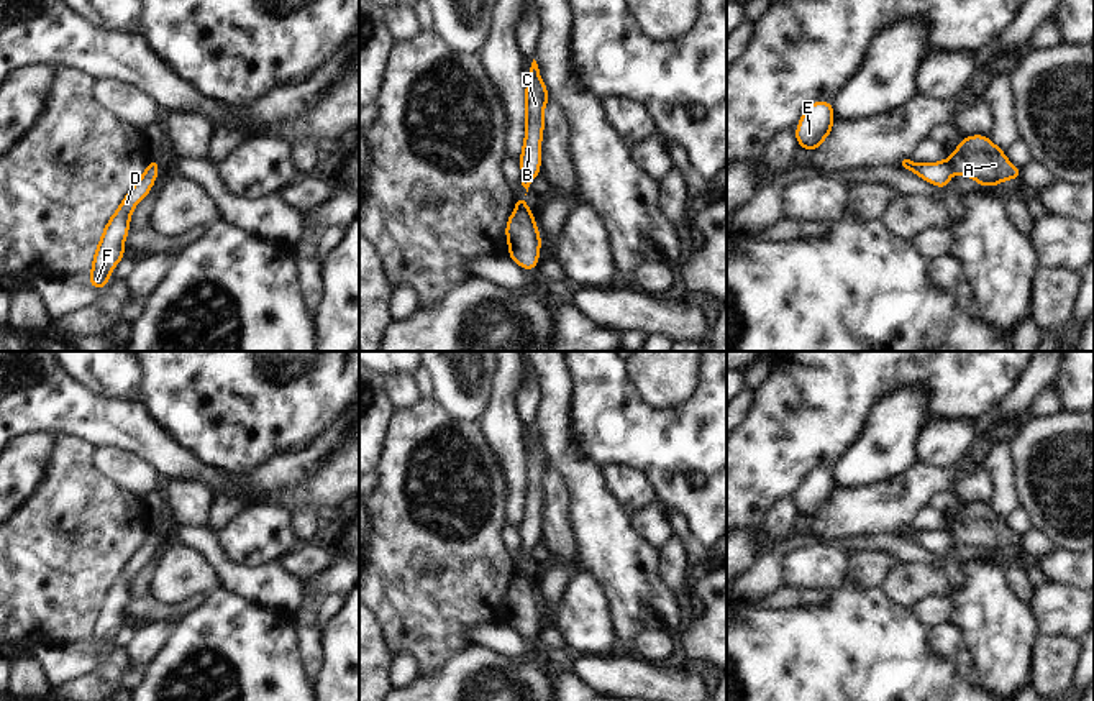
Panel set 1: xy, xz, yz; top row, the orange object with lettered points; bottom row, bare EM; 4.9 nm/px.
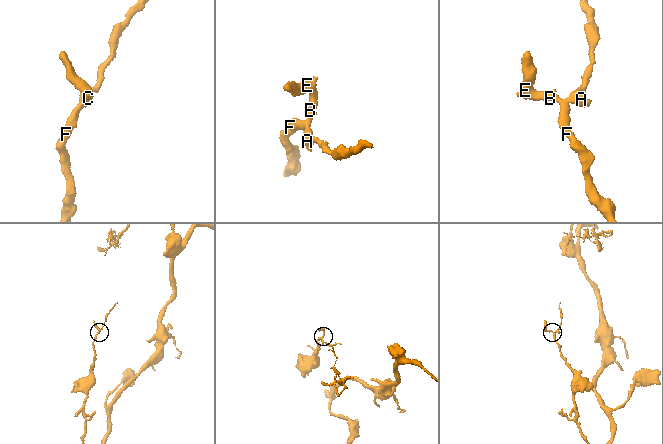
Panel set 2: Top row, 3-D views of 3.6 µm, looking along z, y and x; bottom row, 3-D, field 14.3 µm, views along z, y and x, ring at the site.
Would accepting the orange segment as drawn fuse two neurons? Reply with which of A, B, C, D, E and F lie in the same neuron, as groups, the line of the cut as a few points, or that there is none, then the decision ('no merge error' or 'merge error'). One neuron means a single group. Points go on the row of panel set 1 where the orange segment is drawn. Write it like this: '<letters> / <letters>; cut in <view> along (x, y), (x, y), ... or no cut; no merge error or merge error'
A / B C D E F; cut in yz along (945, 160), (953, 171); merge error

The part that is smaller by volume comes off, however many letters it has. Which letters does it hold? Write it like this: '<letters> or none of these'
A

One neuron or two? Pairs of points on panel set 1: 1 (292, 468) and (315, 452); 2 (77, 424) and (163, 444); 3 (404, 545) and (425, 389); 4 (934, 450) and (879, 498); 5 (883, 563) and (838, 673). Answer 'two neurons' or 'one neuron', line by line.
1: one neuron
2: one neuron
3: two neurons
4: two neurons
5: two neurons

